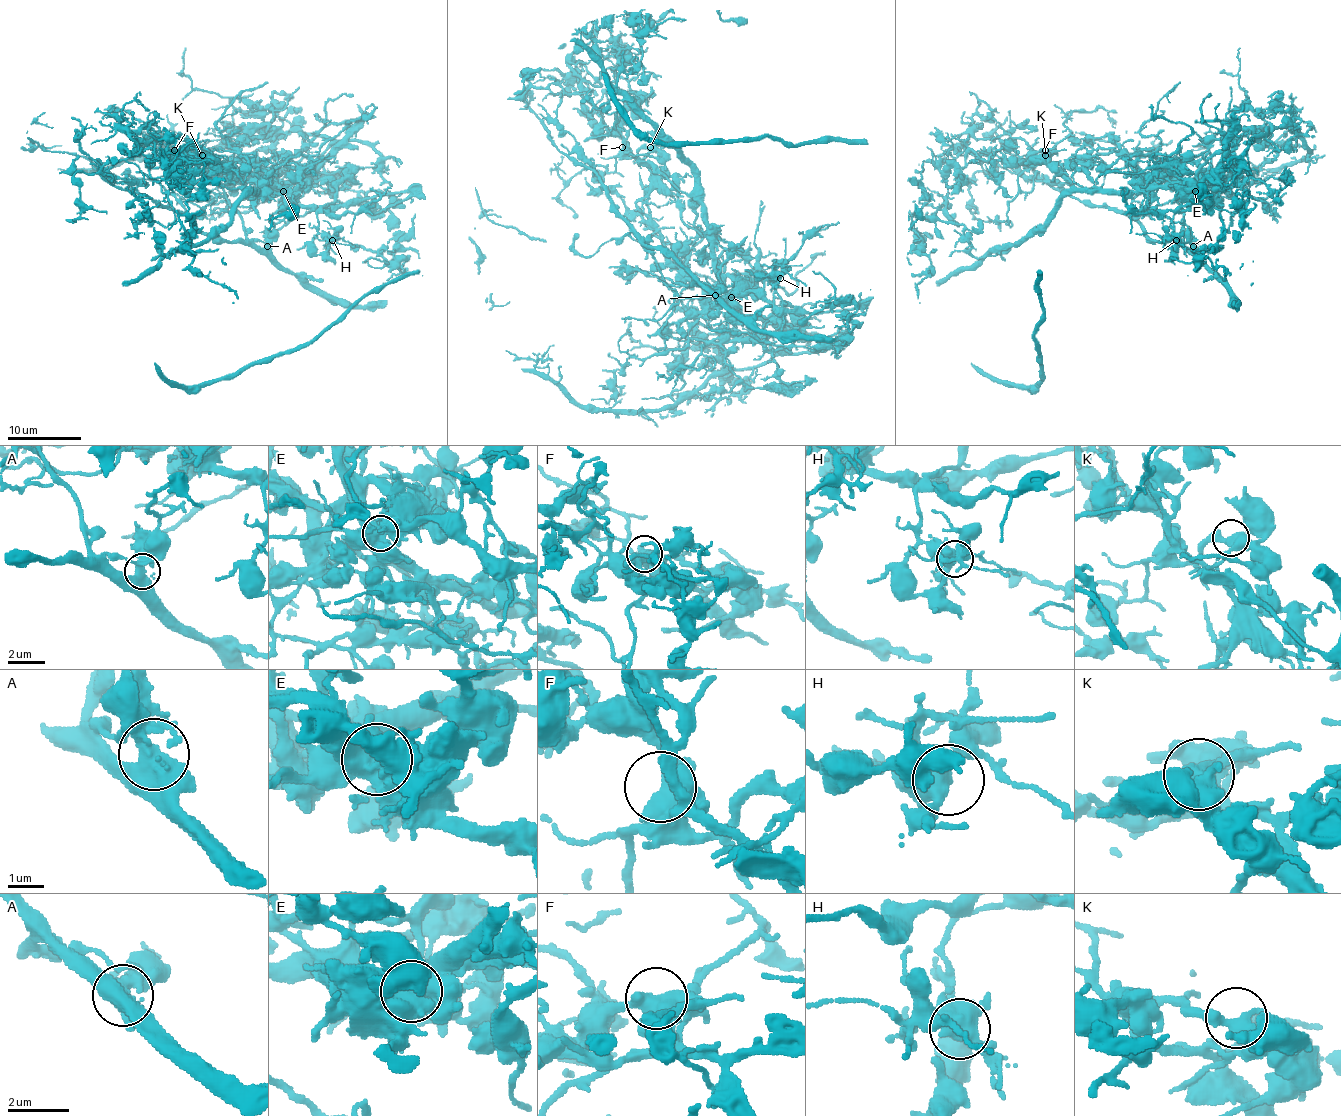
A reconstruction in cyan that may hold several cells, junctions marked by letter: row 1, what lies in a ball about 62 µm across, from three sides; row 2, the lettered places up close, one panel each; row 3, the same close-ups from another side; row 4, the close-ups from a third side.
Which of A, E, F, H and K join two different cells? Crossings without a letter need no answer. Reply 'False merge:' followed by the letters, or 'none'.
False merge: A, E

